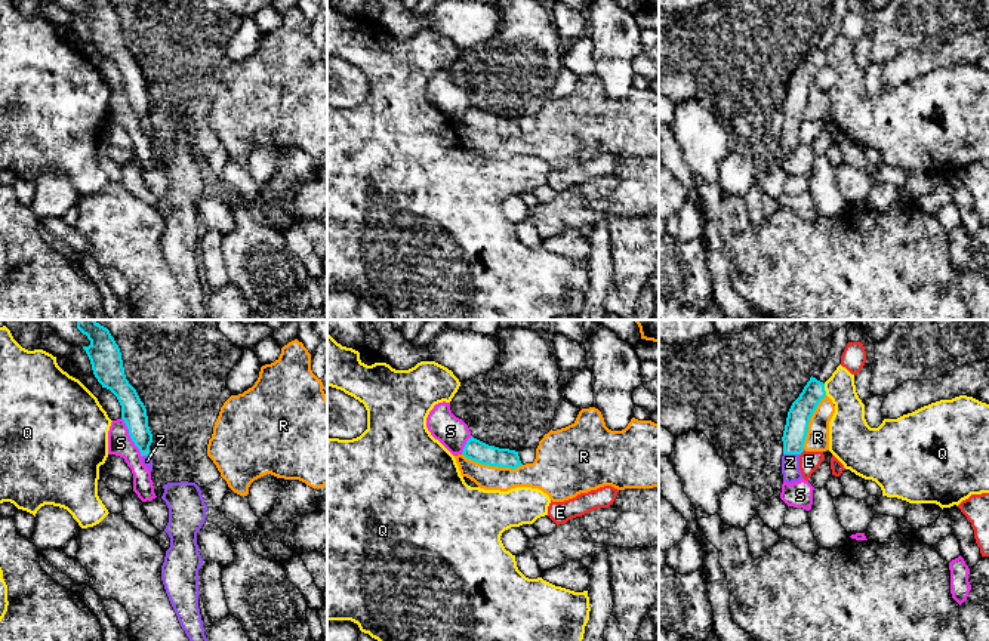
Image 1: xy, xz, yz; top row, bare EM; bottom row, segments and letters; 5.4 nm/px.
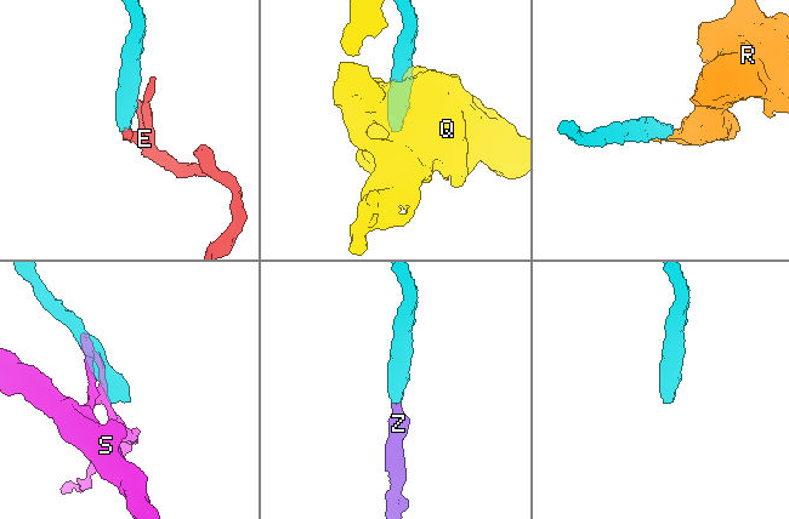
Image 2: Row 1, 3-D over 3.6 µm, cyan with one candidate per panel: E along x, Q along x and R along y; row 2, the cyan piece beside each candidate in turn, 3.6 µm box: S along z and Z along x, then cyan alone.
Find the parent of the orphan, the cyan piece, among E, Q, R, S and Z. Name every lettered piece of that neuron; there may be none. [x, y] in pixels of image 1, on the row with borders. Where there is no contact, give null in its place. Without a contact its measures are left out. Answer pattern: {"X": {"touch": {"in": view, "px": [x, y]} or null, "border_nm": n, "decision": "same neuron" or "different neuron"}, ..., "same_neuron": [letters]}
{"E": {"touch": {"in": "yz", "px": [801, 452]}, "border_nm": 40, "decision": "different neuron"}, "Q": {"touch": {"in": "yz", "px": [823, 390]}, "border_nm": 70, "decision": "different neuron"}, "R": {"touch": {"in": "xz", "px": [492, 465]}, "border_nm": 340, "decision": "different neuron"}, "S": {"touch": {"in": "xy", "px": [131, 437]}, "border_nm": 240, "decision": "different neuron"}, "Z": {"touch": {"in": "yz", "px": [792, 453]}, "border_nm": 100, "decision": "same neuron"}, "same_neuron": ["Z"]}

